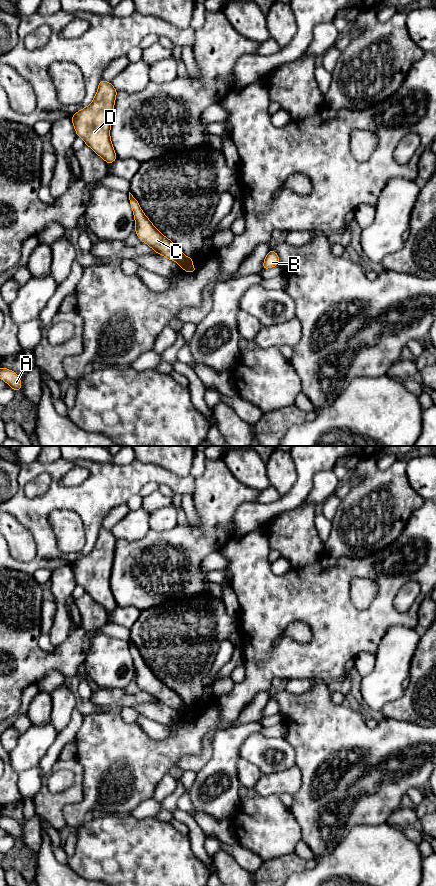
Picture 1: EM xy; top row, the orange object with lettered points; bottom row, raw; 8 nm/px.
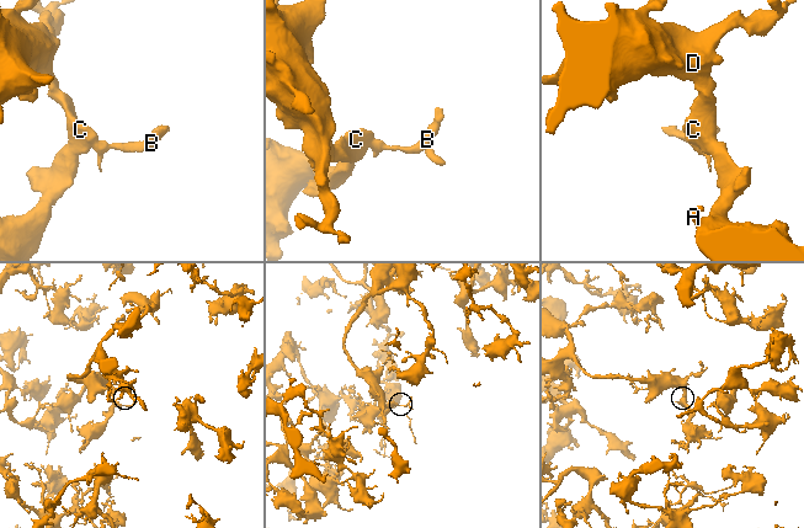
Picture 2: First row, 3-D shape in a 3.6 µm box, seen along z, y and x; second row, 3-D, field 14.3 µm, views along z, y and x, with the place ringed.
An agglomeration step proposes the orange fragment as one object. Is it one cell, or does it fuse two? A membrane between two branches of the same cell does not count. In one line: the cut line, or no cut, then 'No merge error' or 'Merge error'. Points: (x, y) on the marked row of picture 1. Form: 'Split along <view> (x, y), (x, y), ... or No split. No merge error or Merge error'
Split along xy (185, 256), (177, 261). Merge error

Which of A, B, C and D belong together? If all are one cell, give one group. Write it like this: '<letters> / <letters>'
A C D / B

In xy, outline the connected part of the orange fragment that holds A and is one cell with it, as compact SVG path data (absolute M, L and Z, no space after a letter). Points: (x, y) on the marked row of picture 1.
M0 367L0 379L5 381L15 391L21 391L21 379L14 371Z

